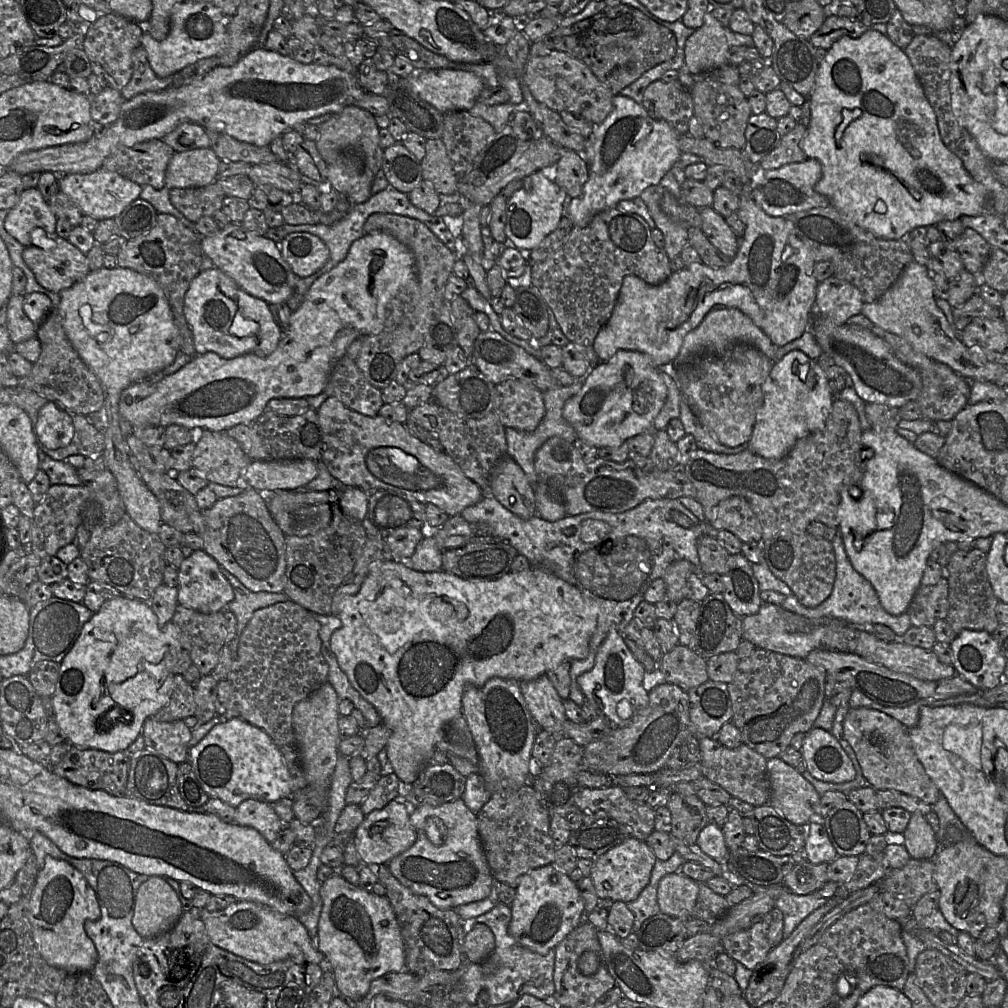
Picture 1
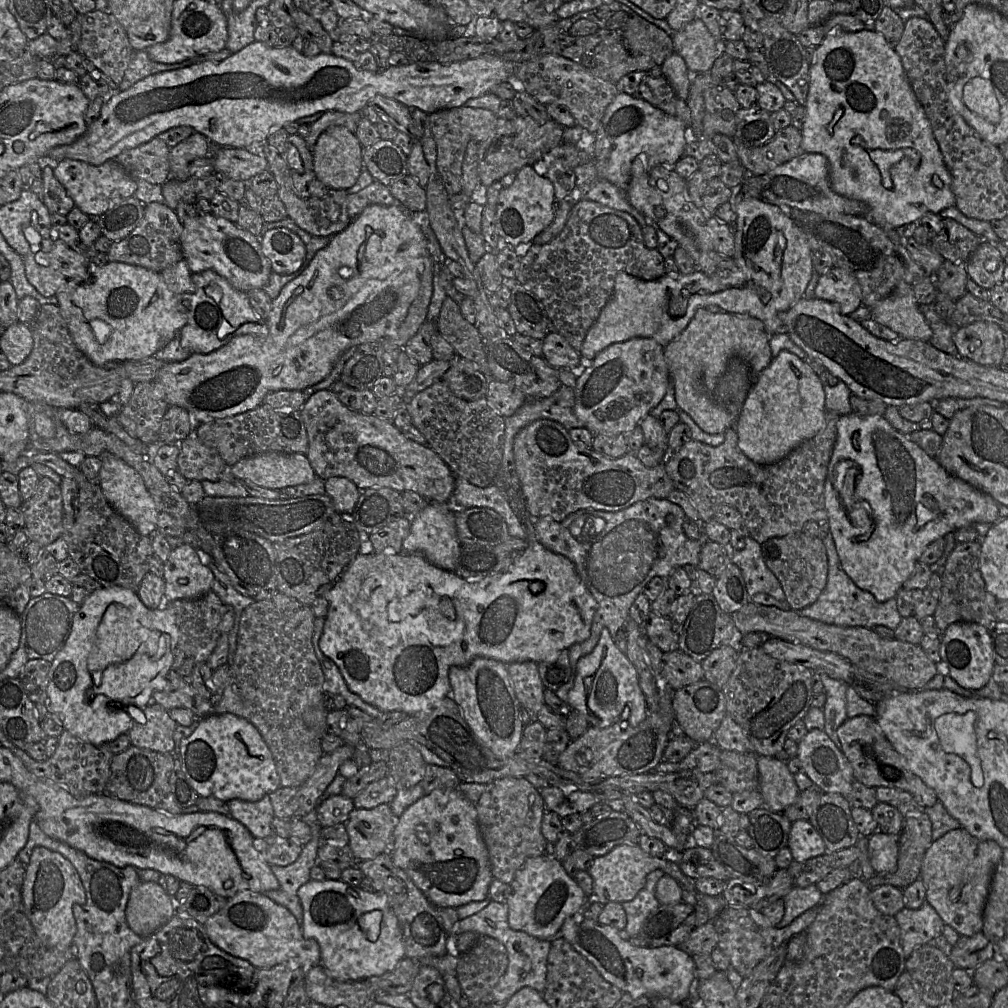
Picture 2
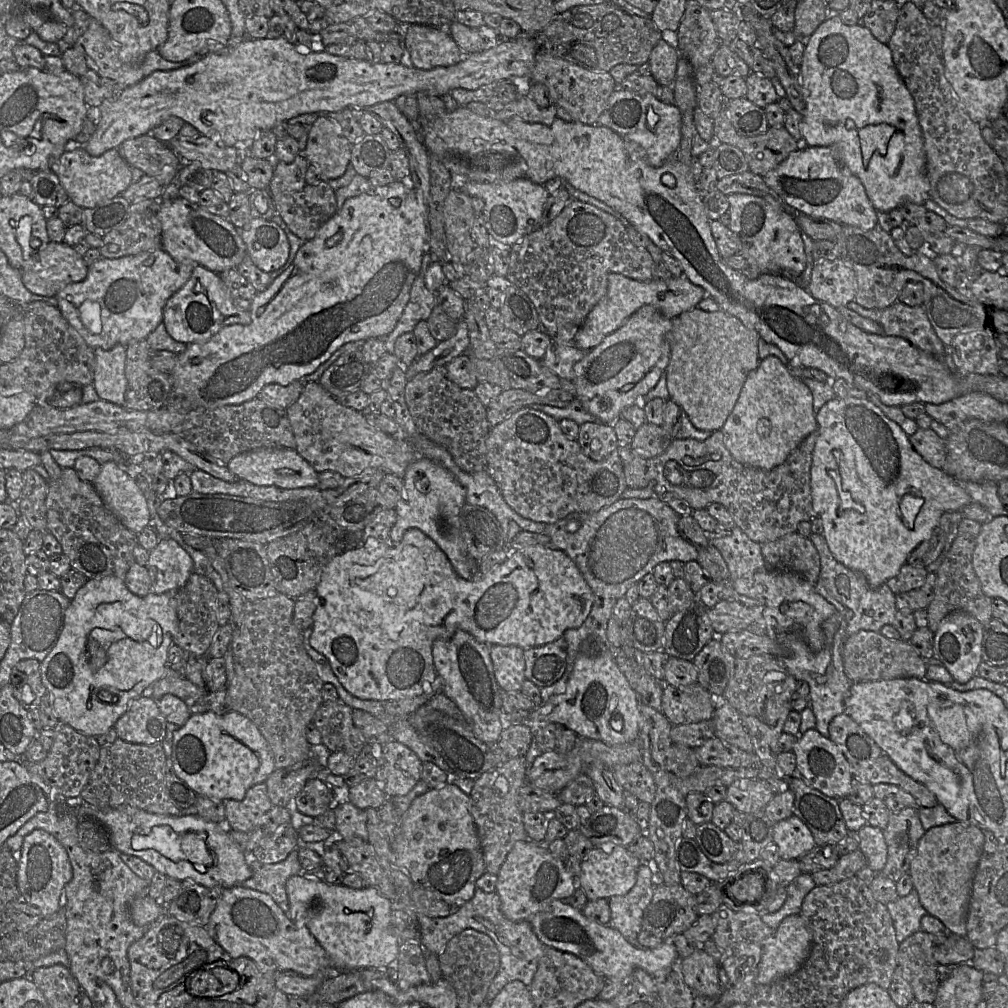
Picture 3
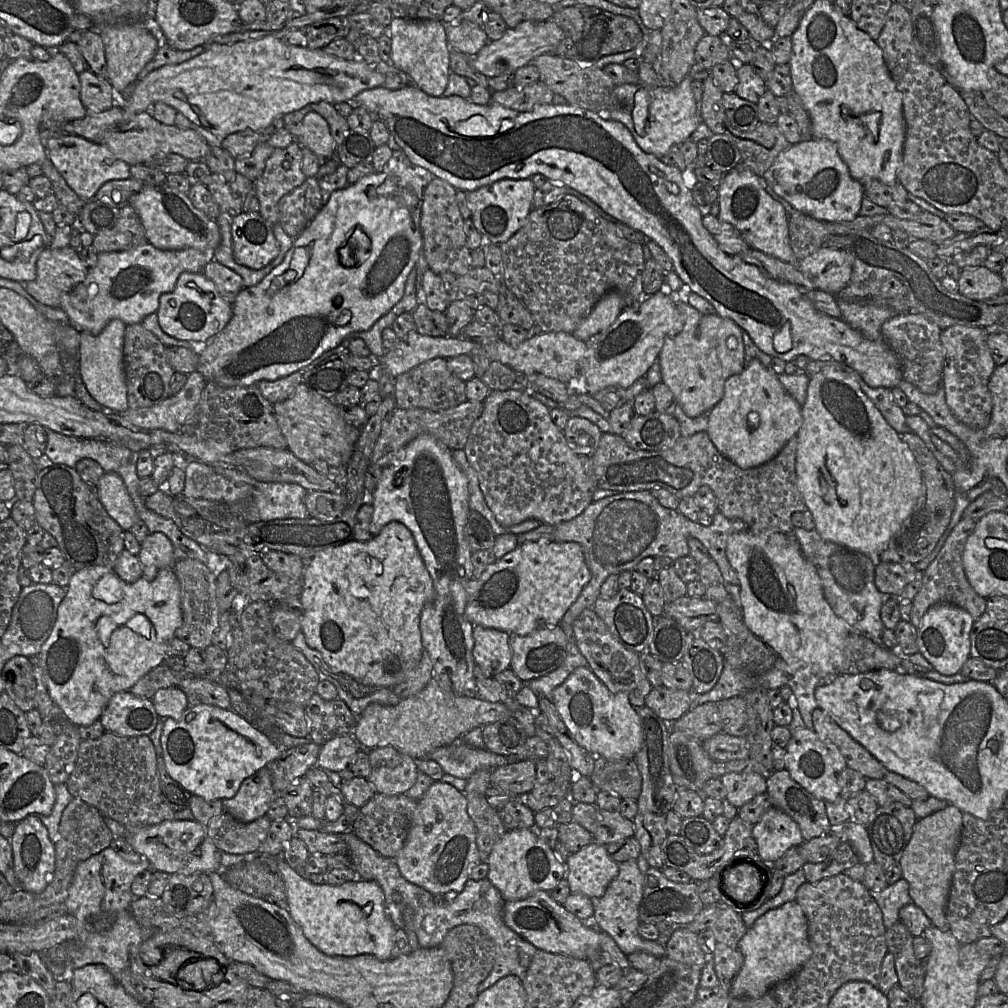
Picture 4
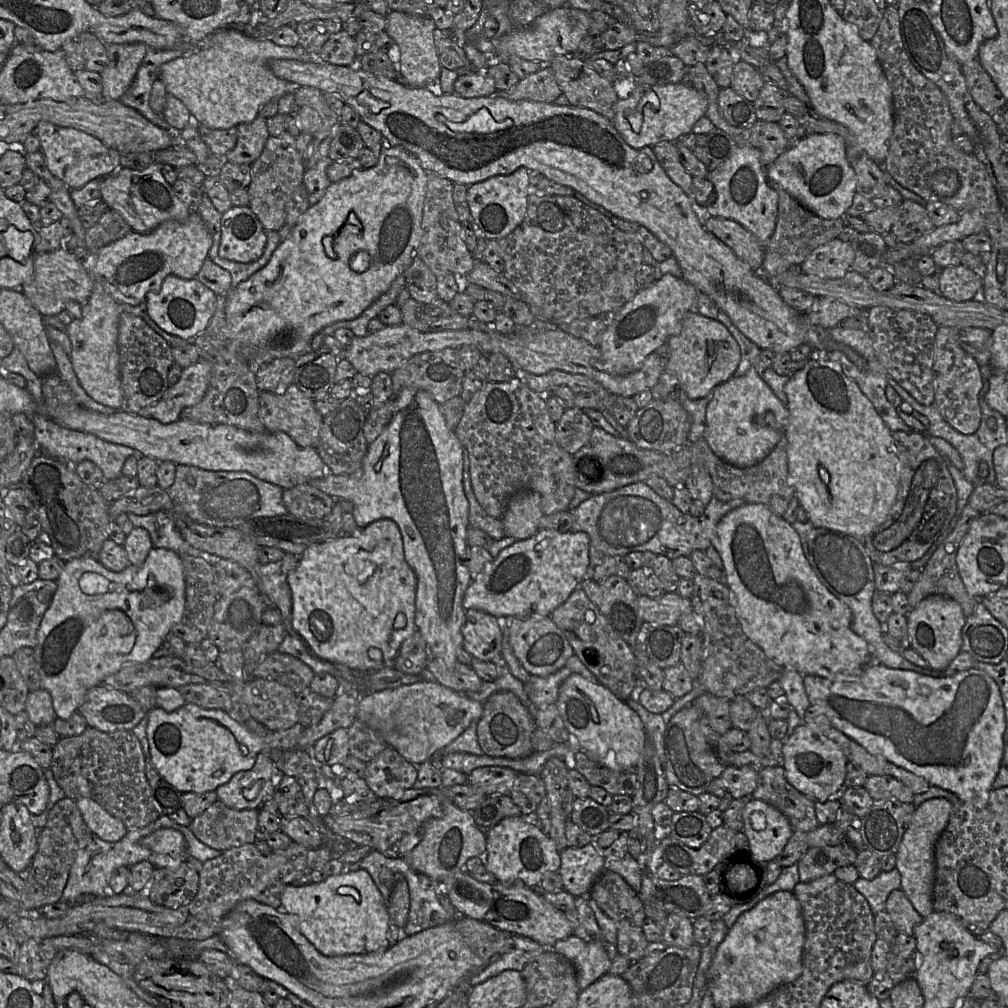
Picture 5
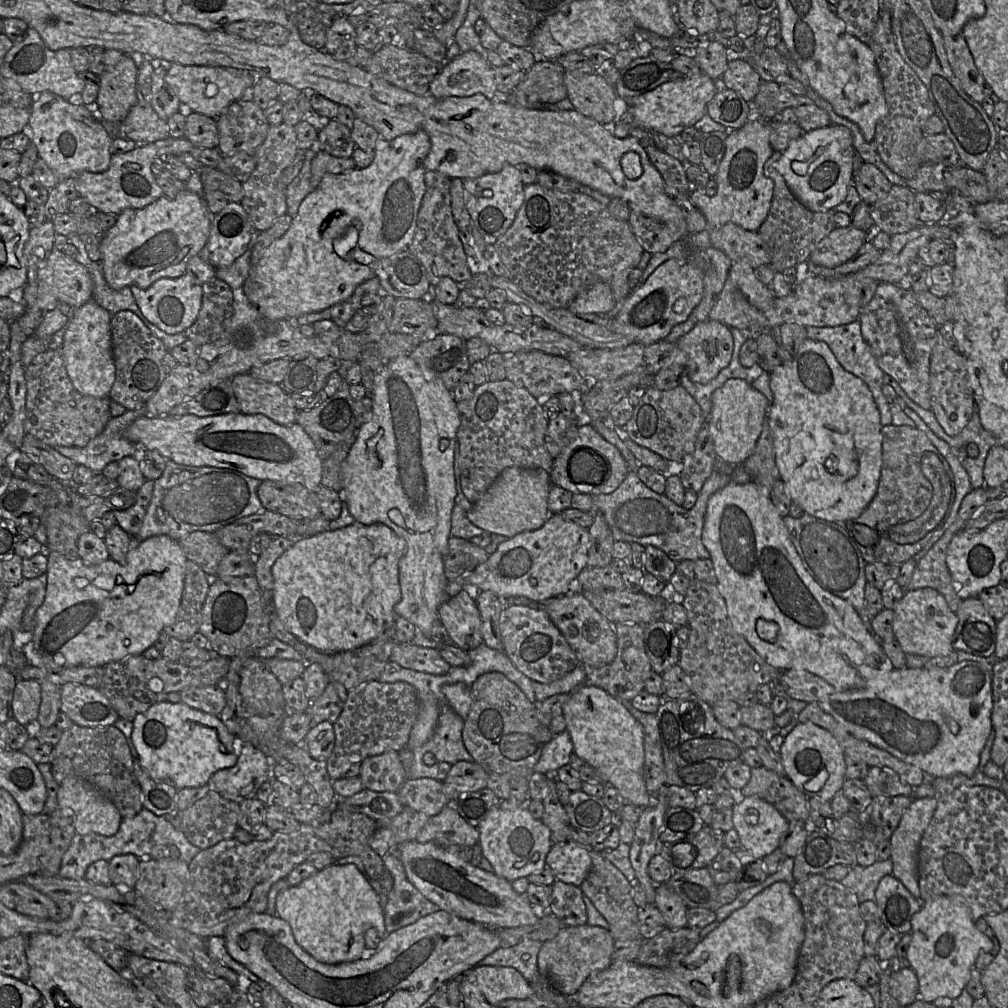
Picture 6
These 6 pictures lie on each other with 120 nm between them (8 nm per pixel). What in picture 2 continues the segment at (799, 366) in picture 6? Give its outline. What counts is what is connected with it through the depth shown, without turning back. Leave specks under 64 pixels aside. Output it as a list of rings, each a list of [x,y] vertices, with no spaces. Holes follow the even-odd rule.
[[[840,416],[837,438],[824,488],[830,533],[845,573],[878,602],[896,598],[926,547],[952,531],[999,520],[999,503],[990,495],[948,473],[918,445],[896,430],[883,416]]]

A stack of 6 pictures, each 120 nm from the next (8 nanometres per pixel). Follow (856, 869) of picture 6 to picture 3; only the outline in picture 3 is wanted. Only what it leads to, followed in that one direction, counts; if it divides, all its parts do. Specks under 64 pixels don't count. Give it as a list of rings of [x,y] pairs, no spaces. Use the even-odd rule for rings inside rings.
[[[913,889],[906,896],[898,897],[886,904],[896,931],[896,939],[901,943],[911,934],[921,931],[921,918],[928,914]]]

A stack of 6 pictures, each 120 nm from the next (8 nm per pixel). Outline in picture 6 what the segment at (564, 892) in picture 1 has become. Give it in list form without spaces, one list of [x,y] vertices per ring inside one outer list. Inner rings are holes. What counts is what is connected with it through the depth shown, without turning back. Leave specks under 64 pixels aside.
[[[502,800],[477,826],[479,845],[484,858],[498,877],[512,882],[539,873],[546,867],[546,856],[553,845],[549,829],[528,812],[522,804]]]

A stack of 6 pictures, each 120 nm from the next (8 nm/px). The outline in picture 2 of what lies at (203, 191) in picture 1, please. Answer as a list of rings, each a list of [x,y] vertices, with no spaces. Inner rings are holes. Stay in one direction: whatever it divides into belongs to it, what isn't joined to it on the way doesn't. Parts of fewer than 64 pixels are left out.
[[[215,176],[188,178],[186,180],[168,179],[162,185],[162,193],[171,209],[175,210],[180,203],[195,203],[199,198],[210,202],[217,192]]]

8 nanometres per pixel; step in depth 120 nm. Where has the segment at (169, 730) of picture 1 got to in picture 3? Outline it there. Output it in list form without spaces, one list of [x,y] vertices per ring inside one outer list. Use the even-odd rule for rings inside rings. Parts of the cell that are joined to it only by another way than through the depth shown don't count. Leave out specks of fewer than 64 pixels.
[[[153,697],[132,700],[114,725],[118,737],[126,742],[143,745],[162,744],[168,721]]]

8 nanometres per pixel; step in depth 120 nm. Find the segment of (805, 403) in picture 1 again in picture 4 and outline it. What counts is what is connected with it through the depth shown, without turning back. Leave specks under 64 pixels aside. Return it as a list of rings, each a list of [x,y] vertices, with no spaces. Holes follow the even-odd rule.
[[[752,360],[741,373],[728,378],[722,399],[710,410],[706,433],[717,450],[742,469],[761,466],[772,460],[793,437],[802,423],[802,406],[785,390],[777,374],[766,369],[758,360]]]

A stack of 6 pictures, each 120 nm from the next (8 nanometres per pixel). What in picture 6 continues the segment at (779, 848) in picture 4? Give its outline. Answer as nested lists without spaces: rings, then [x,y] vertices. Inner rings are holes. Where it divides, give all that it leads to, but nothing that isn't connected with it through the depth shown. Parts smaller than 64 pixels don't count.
[[[757,796],[738,798],[739,801],[732,806],[733,828],[738,833],[741,847],[756,860],[762,860],[779,848],[779,838],[787,830],[789,821],[773,805]]]

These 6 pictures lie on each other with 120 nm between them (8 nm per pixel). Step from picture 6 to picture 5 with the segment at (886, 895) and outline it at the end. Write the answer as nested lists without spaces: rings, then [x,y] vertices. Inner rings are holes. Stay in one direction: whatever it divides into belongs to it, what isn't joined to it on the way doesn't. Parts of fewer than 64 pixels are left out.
[[[901,889],[893,890],[889,894],[885,911],[890,915],[898,932],[912,937],[915,927],[924,919]]]

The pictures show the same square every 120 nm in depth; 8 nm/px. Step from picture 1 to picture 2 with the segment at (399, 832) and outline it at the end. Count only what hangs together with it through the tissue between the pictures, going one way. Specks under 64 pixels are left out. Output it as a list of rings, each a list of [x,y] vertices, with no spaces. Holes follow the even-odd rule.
[[[389,804],[372,809],[355,808],[345,824],[355,859],[371,860],[390,851],[397,819]]]

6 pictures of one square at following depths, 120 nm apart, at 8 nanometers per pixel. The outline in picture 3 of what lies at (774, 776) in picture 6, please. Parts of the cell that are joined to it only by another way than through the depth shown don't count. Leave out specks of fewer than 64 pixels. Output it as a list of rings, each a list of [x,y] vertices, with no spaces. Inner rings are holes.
[[[789,777],[787,787],[794,794],[793,815],[811,831],[817,846],[835,844],[849,834],[839,800],[808,786],[800,777]]]

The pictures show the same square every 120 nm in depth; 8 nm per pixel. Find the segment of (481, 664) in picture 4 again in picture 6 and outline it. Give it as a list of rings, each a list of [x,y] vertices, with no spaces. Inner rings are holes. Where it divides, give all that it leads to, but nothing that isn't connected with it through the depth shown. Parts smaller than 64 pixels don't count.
[[[464,589],[448,597],[439,607],[438,614],[450,639],[460,649],[470,651],[484,643],[478,607]]]

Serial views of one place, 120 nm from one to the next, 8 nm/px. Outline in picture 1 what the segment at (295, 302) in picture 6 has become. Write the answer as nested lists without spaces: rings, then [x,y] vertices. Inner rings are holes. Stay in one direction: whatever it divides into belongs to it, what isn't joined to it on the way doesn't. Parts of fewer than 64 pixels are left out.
[[[371,231],[364,234],[351,244],[343,261],[333,267],[330,271],[322,274],[313,282],[301,304],[291,313],[288,327],[283,332],[277,348],[270,355],[259,357],[253,353],[247,353],[231,359],[221,358],[213,352],[195,355],[184,367],[173,374],[164,376],[160,379],[146,379],[124,389],[120,395],[119,413],[121,417],[128,421],[132,426],[167,427],[169,425],[177,424],[194,431],[195,434],[200,430],[226,431],[234,425],[248,422],[259,416],[265,411],[267,402],[273,398],[300,398],[316,396],[322,393],[327,387],[328,378],[333,365],[340,358],[345,356],[346,349],[353,340],[393,329],[401,322],[409,307],[418,301],[418,298],[419,283],[416,275],[415,259],[410,249],[388,233],[382,231]]]

